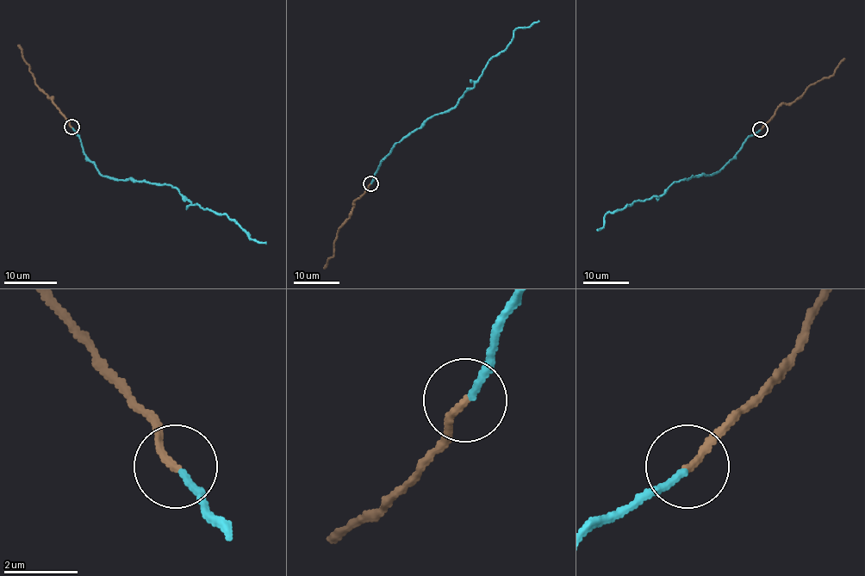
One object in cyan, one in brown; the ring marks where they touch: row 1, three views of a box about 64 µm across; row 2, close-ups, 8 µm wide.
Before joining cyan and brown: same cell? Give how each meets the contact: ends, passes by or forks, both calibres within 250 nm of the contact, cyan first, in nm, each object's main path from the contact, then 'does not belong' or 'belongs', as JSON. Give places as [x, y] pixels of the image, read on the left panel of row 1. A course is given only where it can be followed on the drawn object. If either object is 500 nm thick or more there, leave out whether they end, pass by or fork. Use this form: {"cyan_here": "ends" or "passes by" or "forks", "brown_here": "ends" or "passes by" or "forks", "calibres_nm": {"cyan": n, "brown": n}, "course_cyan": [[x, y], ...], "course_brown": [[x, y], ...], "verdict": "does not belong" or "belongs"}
{"cyan_here": "ends", "brown_here": "ends", "calibres_nm": {"cyan": 180, "brown": 220}, "course_cyan": [[72, 128], [80, 139], [83, 153], [102, 176], [171, 185], [193, 205], [225, 214], [250, 238], [266, 244]], "course_brown": [[71, 126], [51, 97], [35, 83], [18, 45]], "verdict": "does not belong"}

